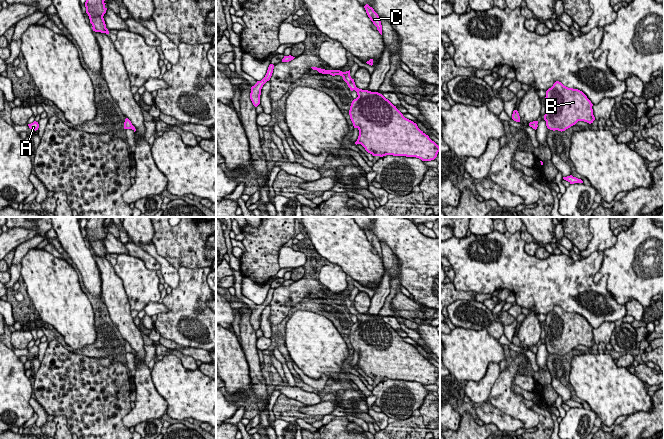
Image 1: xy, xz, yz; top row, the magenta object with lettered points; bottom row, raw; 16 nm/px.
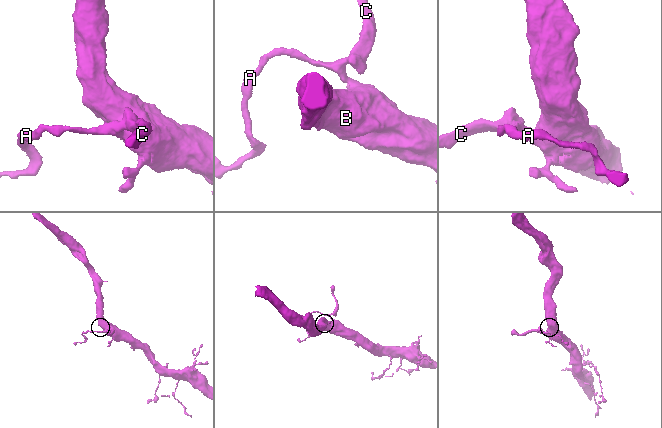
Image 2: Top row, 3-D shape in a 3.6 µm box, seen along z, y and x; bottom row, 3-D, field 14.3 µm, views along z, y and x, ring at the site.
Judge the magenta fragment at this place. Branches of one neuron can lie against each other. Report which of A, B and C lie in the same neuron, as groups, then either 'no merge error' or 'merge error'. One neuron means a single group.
A B C | no merge error

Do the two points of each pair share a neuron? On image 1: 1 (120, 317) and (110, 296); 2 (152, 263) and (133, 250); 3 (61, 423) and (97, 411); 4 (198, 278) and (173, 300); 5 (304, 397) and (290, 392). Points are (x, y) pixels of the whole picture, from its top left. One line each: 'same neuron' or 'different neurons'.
1: same neuron
2: same neuron
3: different neurons
4: same neuron
5: same neuron

